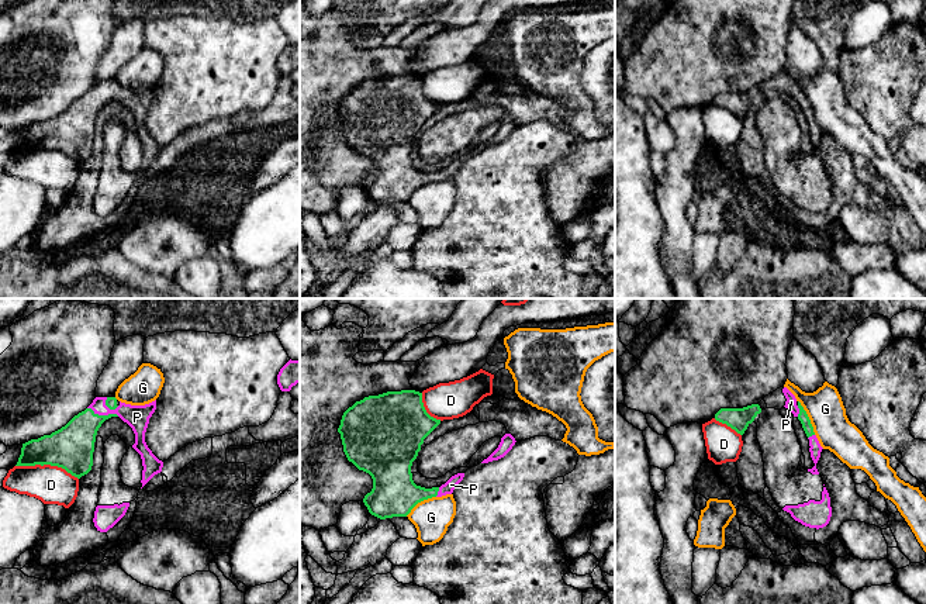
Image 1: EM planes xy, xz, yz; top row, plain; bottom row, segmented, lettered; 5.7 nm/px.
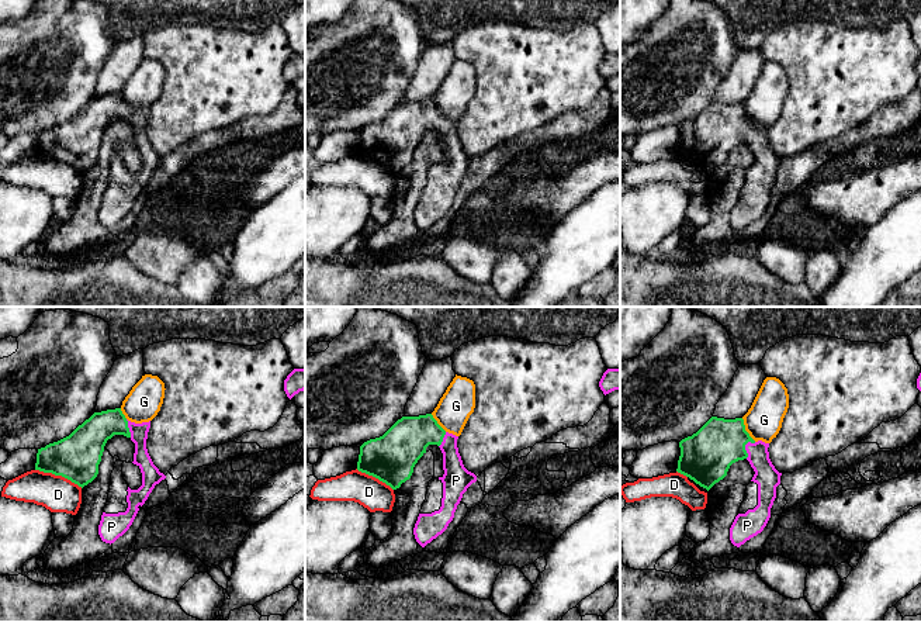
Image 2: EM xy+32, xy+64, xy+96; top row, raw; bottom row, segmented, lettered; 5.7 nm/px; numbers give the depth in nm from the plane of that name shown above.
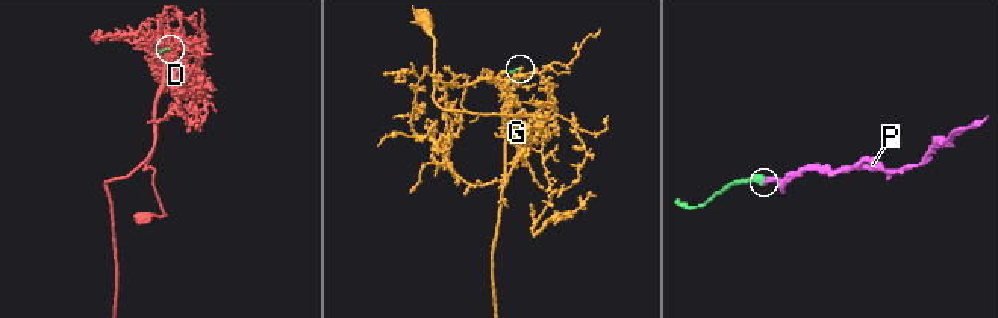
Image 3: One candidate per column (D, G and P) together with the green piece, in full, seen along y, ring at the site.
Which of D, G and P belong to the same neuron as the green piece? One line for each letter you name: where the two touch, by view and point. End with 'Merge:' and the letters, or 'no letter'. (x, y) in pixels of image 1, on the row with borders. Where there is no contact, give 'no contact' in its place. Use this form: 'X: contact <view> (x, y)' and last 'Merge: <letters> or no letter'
P: contact xy (103, 416)
Merge: P

